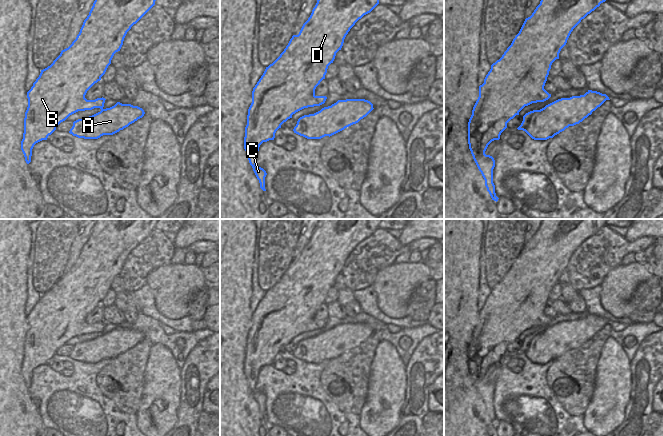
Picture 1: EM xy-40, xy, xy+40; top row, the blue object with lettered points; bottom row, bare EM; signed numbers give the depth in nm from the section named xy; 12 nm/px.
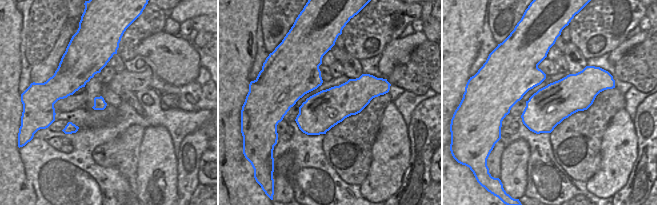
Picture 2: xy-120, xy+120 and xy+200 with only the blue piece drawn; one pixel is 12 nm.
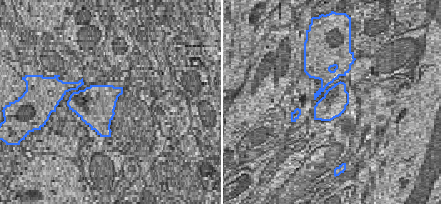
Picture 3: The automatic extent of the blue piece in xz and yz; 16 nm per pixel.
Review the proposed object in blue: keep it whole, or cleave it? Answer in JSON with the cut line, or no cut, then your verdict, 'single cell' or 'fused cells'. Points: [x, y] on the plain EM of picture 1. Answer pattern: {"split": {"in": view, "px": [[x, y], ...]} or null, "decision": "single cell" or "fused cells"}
{"split": null, "decision": "single cell"}

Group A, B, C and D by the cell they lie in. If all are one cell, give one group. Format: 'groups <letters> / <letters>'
groups A B C D

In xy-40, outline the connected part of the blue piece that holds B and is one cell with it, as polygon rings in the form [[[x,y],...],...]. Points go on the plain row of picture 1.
[[[97,219],[76,263],[68,272],[61,275],[50,290],[41,294],[39,301],[27,316],[28,331],[21,365],[21,374],[27,388],[31,386],[34,369],[47,364],[61,346],[78,335],[101,333],[92,340],[73,346],[69,357],[84,363],[113,359],[144,340],[144,334],[138,330],[117,326],[114,330],[104,333],[105,322],[87,324],[85,319],[101,304],[114,278],[120,275],[127,256],[155,229],[158,220]]]

